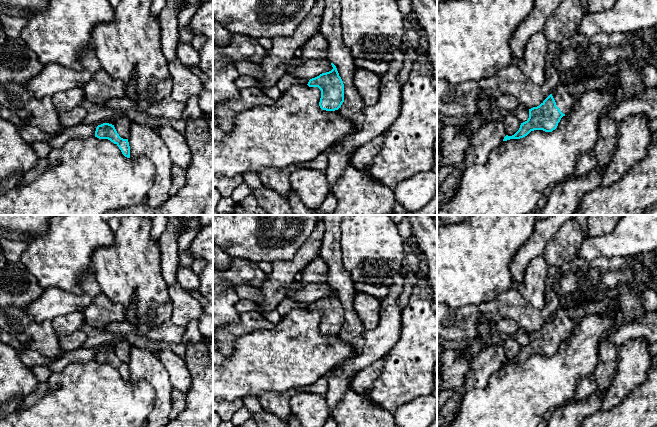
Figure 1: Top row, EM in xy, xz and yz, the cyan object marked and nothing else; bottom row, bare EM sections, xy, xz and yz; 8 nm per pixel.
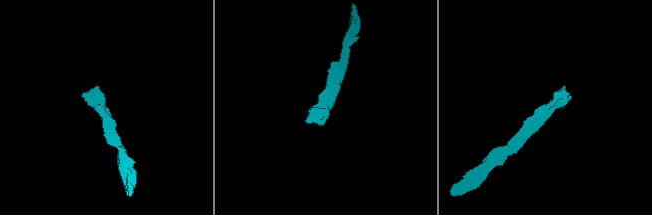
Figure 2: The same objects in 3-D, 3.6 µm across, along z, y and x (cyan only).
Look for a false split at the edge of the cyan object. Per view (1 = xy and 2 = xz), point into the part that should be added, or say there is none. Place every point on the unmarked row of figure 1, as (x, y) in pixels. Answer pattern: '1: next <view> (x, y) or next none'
1: next none
2: next none

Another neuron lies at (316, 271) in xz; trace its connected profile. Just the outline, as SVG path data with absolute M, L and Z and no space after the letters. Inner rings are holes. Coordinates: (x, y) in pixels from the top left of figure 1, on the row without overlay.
M316 257L301 272L302 279L299 284L313 284L327 282L328 266L324 259Z

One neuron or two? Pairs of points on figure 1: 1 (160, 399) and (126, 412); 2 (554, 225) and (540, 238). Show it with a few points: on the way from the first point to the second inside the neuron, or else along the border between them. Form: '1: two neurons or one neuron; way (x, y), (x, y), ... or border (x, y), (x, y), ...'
1: two neurons; border (143, 380), (155, 395), (147, 416)
2: one neuron; way (551, 227), (543, 235)

